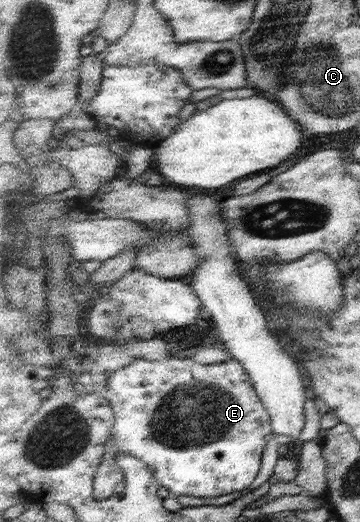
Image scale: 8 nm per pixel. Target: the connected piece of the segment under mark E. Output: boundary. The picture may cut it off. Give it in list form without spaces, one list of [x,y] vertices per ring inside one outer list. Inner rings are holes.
[[[170,356],[156,362],[138,358],[109,375],[104,397],[112,403],[116,420],[106,444],[107,454],[95,477],[96,499],[110,499],[126,490],[124,472],[116,464],[116,456],[120,452],[144,461],[152,471],[152,476],[177,500],[180,496],[214,498],[240,493],[259,477],[266,444],[276,436],[271,414],[257,393],[251,375],[236,359],[220,364],[198,364],[190,358],[182,360]]]

